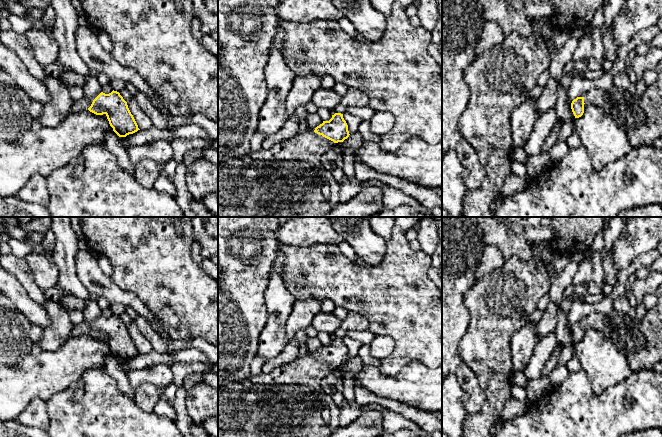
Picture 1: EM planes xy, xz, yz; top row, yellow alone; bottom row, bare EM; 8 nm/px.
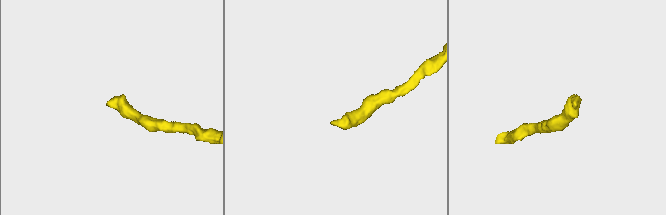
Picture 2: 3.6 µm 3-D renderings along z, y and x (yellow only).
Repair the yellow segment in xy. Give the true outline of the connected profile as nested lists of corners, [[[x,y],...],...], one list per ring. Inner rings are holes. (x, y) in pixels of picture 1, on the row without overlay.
[[[117,315],[109,318],[101,316],[95,323],[83,321],[74,325],[70,336],[79,336],[88,333],[96,339],[107,340],[110,350],[119,361],[126,361],[140,354],[131,338],[127,326]]]

